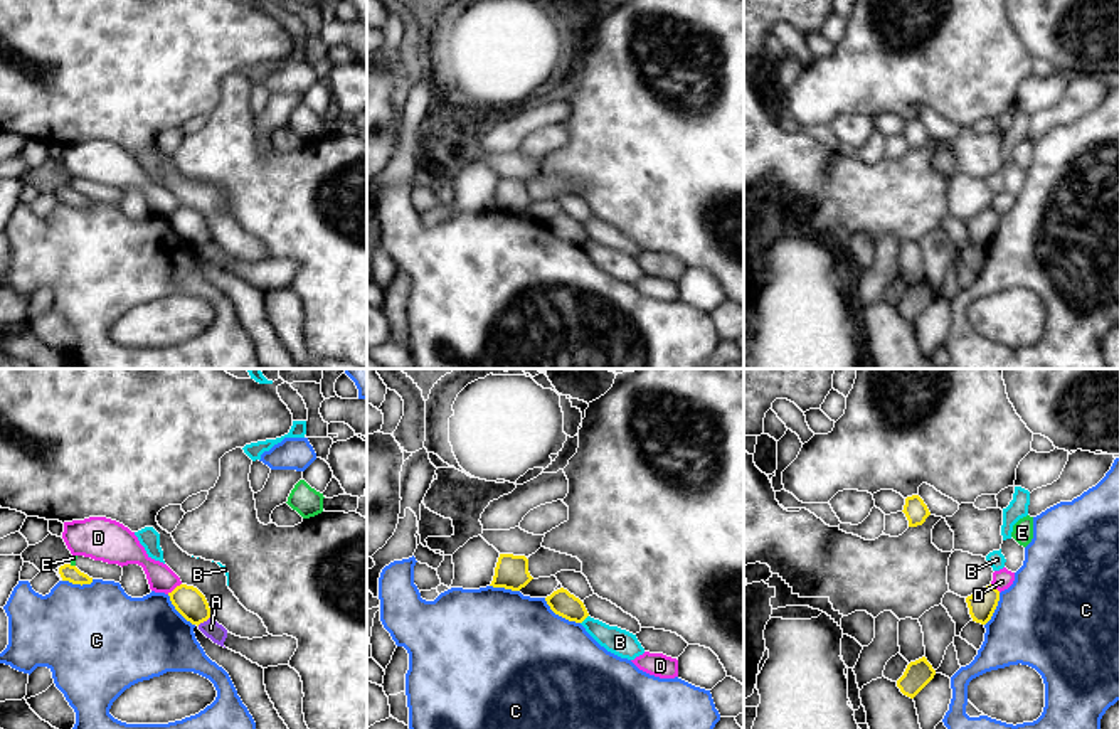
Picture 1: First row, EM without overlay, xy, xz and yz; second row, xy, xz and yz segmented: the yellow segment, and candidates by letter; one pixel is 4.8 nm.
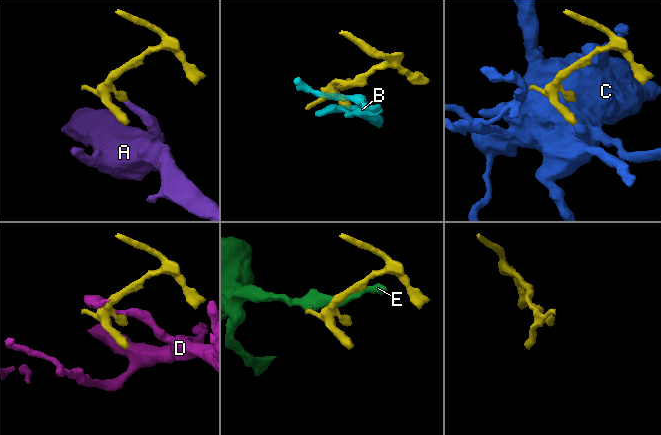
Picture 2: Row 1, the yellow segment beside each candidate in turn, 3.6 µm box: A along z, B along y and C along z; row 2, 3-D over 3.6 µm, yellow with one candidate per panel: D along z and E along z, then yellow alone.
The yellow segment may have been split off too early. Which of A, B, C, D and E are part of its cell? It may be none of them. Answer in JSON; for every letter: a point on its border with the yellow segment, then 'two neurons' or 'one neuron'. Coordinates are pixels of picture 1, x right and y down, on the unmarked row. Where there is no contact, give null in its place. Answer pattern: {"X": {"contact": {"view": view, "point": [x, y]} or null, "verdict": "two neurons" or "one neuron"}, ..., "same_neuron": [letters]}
{"A": {"contact": {"view": "xy", "point": [202, 244]}, "verdict": "two neurons"}, "B": {"contact": {"view": "xz", "point": [584, 241]}, "verdict": "two neurons"}, "C": {"contact": {"view": "xz", "point": [561, 238]}, "verdict": "two neurons"}, "D": {"contact": {"view": "xy", "point": [175, 211]}, "verdict": "two neurons"}, "E": {"contact": {"view": "xy", "point": [73, 189]}, "verdict": "two neurons"}, "same_neuron": []}

